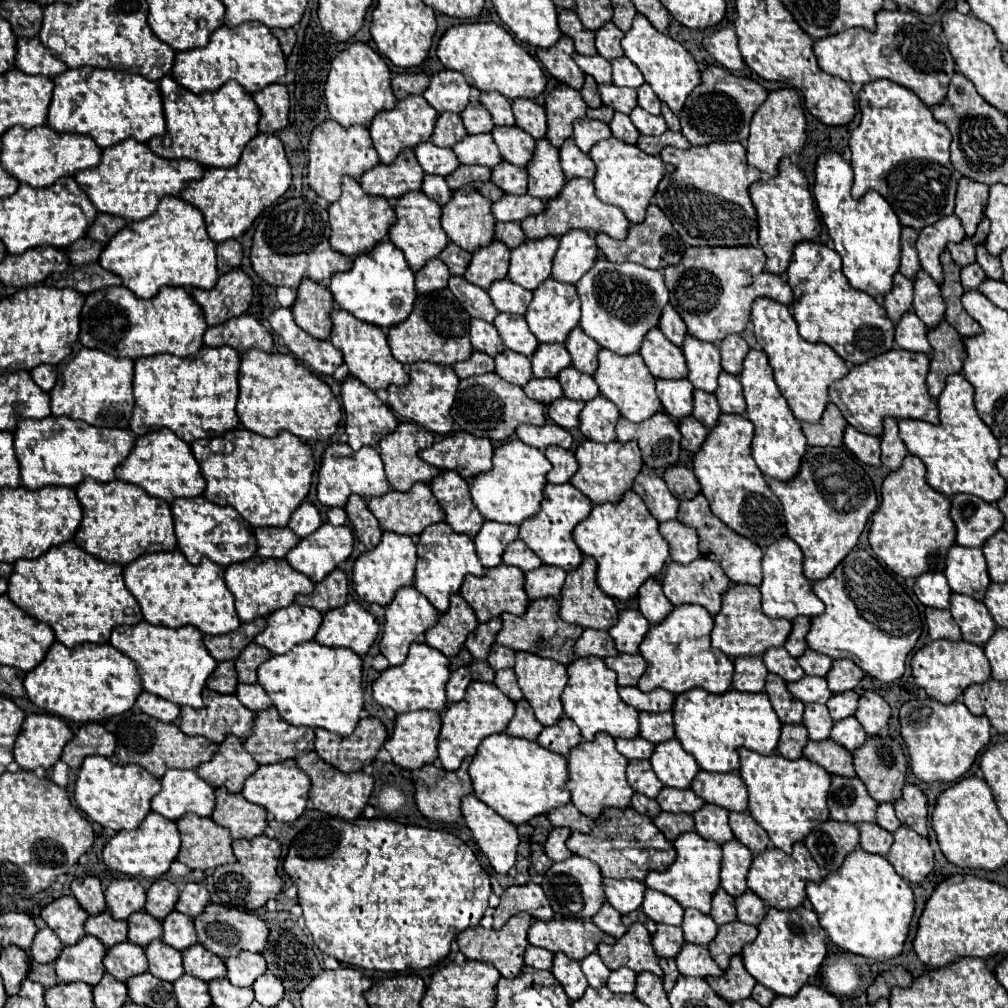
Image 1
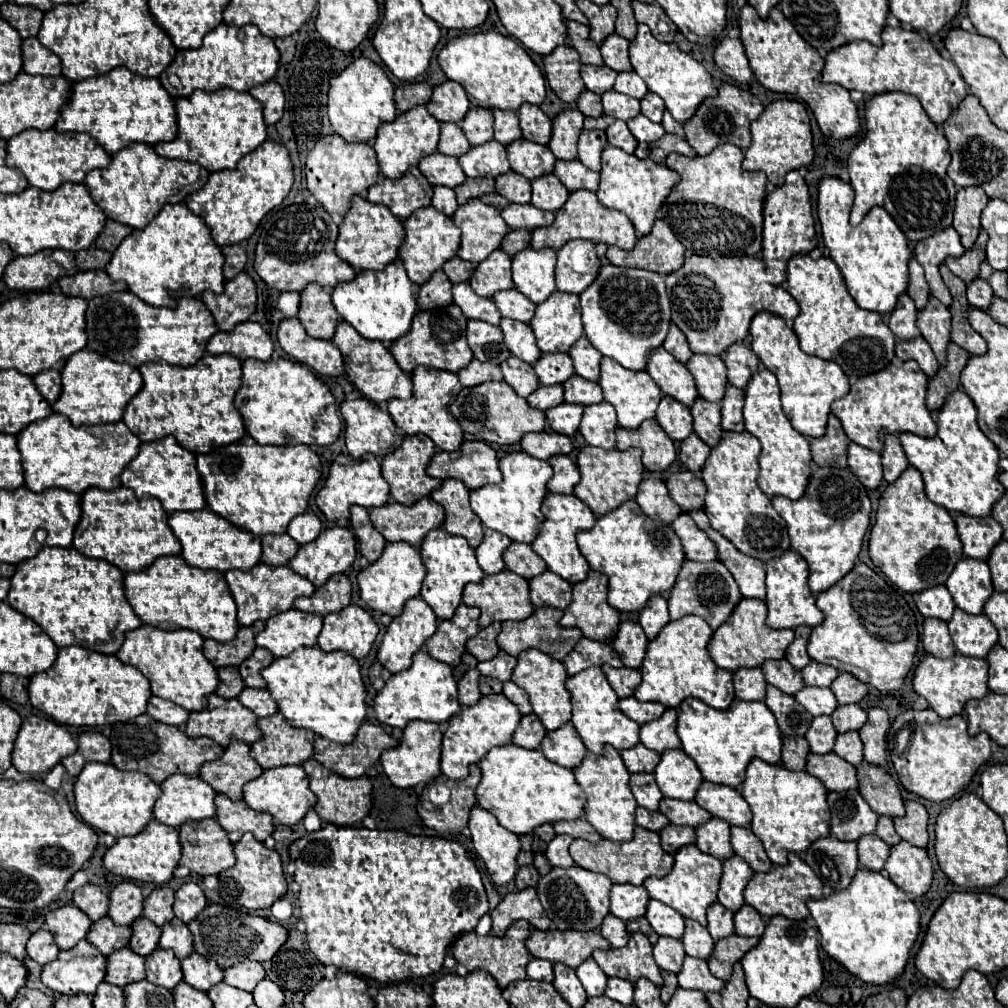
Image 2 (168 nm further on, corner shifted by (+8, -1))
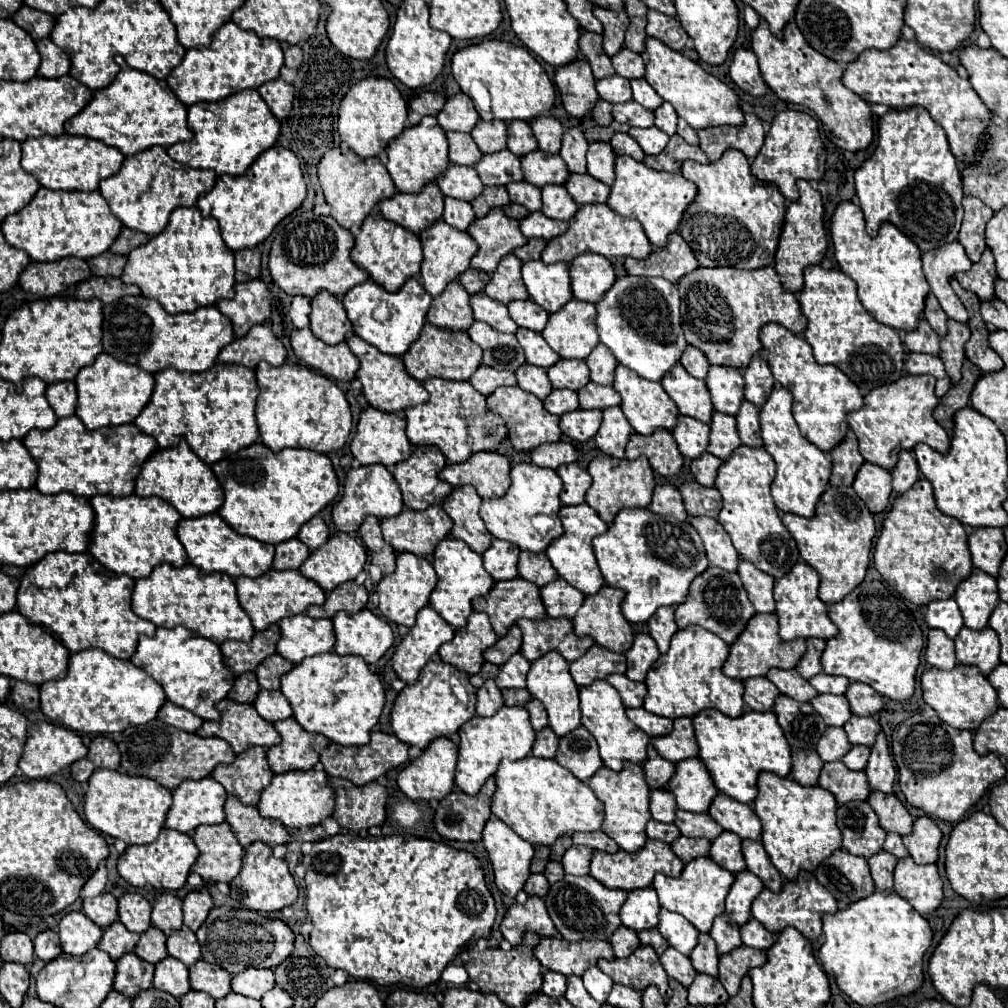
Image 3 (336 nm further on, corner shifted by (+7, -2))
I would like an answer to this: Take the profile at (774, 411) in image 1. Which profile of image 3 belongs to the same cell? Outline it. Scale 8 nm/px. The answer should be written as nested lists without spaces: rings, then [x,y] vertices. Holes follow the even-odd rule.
[[[777,387],[773,389],[771,397],[761,407],[761,413],[759,413],[761,415],[761,437],[765,441],[765,449],[773,455],[777,463],[777,475],[771,485],[771,497],[777,509],[783,513],[813,517],[815,505],[821,499],[829,483],[831,459],[823,451],[819,451],[813,443],[805,441],[805,437],[801,435],[797,427],[797,421],[793,419],[791,403],[793,403],[793,395],[787,389]]]

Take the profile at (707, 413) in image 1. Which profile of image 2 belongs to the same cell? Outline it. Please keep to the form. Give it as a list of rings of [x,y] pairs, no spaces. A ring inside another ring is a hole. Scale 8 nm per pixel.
[[[696,398],[692,404],[692,418],[694,418],[694,432],[708,444],[716,446],[722,434],[720,428],[720,406],[712,404],[704,398]]]

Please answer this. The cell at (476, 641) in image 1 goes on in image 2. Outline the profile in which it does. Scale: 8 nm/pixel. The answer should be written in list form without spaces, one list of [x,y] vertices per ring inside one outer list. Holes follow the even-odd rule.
[[[500,622],[490,624],[488,628],[482,628],[476,636],[472,636],[466,642],[466,650],[476,656],[478,660],[492,660],[498,654],[498,644],[496,644],[496,636],[500,632]]]

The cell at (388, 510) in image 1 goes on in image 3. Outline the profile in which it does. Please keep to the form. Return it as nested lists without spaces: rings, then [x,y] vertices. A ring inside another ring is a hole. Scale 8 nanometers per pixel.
[[[431,505],[425,511],[413,511],[413,509],[403,509],[401,515],[393,517],[393,519],[383,519],[381,521],[381,529],[383,529],[383,539],[397,551],[397,553],[413,553],[419,557],[431,557],[437,543],[441,539],[445,539],[449,535],[453,527],[453,521],[449,519],[449,515],[443,511],[443,507],[439,505]]]

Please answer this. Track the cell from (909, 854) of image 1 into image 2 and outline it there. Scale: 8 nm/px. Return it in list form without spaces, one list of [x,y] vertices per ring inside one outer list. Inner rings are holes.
[[[904,840],[890,848],[884,868],[890,880],[908,894],[922,896],[932,884],[932,864],[926,850],[916,848]]]

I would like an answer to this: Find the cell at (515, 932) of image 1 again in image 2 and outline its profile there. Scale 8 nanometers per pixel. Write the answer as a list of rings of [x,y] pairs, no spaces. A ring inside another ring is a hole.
[[[516,920],[506,930],[504,936],[490,936],[490,934],[488,936],[478,936],[476,932],[468,932],[468,934],[462,934],[460,938],[454,940],[452,954],[458,960],[458,964],[466,966],[468,972],[472,972],[476,968],[482,968],[496,978],[500,988],[506,988],[510,982],[526,978],[526,964],[530,960],[530,954],[524,946],[524,940],[528,938],[528,934],[530,934],[530,924],[524,922],[524,920]]]

